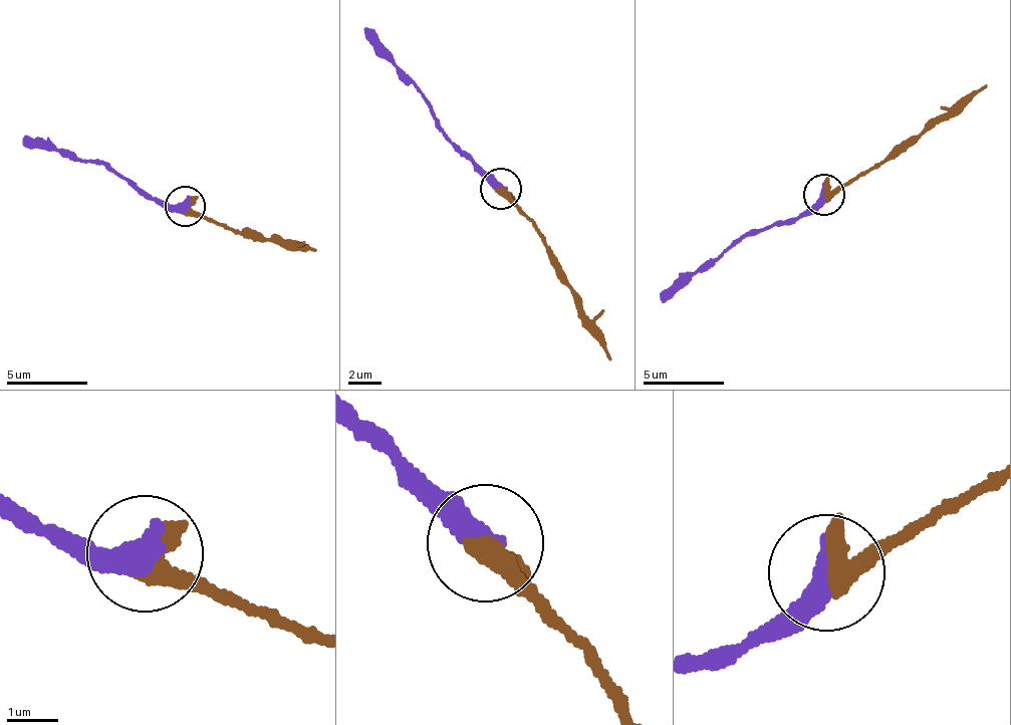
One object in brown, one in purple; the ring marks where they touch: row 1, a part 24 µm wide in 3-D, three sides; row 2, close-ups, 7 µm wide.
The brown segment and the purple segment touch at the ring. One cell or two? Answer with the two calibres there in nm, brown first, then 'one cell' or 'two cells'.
600 nm thick on the brown side, 500 nm on the other; one cell

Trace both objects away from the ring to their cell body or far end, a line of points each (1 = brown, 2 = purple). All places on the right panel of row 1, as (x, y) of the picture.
1: (825, 196), (917, 144), (934, 124), (957, 115), (985, 84)
2: (825, 196), (783, 224), (731, 240), (725, 252), (672, 284), (662, 301)

